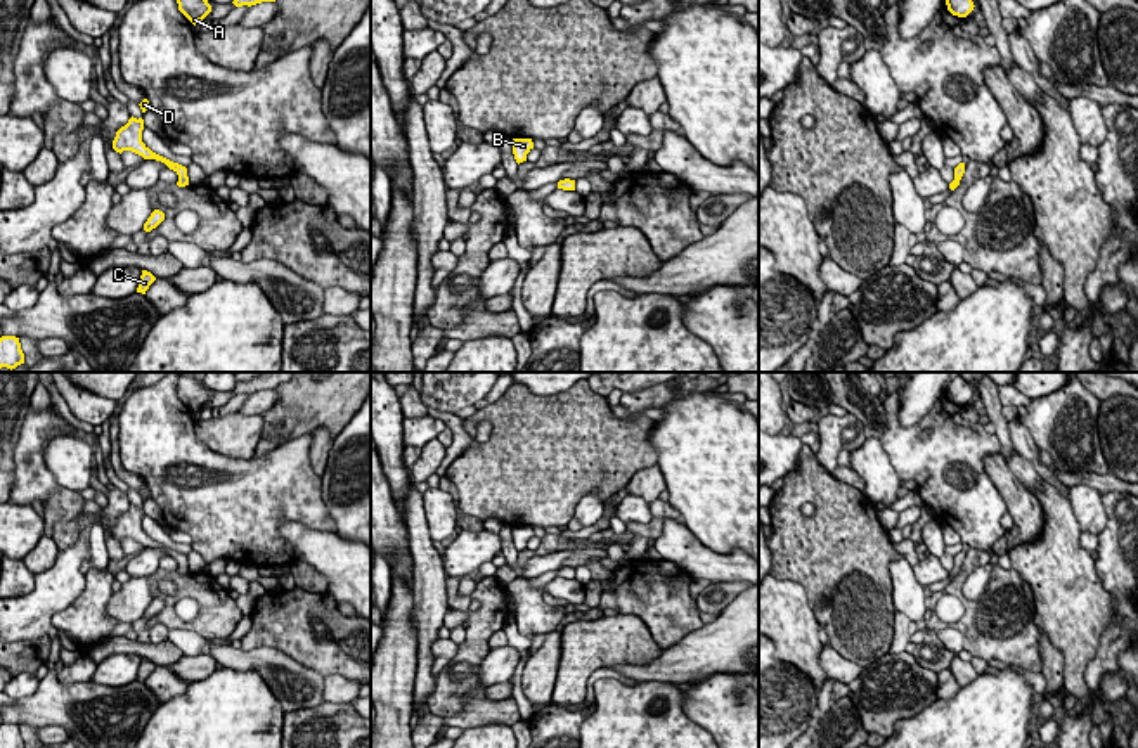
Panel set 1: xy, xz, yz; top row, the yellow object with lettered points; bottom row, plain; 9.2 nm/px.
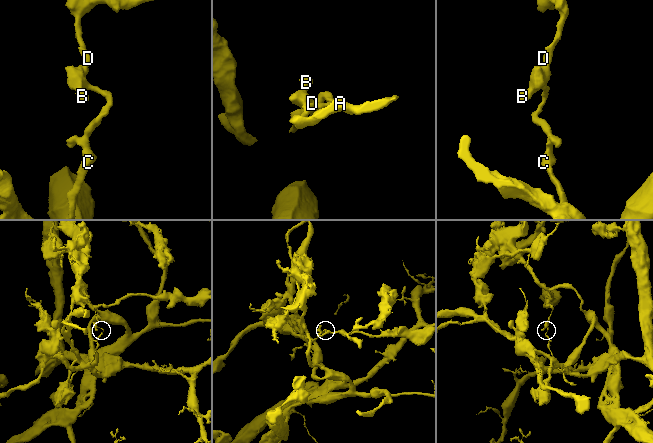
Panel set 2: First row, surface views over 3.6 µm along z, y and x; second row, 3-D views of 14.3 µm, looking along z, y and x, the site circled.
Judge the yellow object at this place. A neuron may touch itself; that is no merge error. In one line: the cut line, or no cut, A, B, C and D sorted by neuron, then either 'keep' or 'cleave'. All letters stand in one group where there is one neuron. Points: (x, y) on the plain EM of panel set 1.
cut in xy along (184, 554), (177, 560); A B D / C; cleave

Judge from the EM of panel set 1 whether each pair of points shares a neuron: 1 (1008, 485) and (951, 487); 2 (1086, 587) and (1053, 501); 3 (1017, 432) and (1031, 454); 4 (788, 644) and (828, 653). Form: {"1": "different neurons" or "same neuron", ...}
{"1": "different neurons", "2": "same neuron", "3": "same neuron", "4": "different neurons"}

